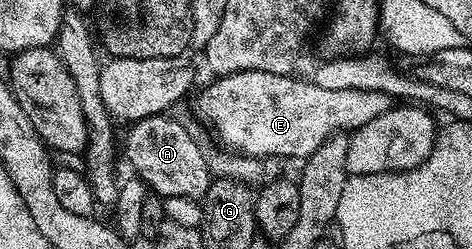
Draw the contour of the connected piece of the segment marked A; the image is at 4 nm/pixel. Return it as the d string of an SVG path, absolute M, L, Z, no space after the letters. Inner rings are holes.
M165 113L139 119L127 128L128 140L123 140L122 151L132 163L140 163L138 178L161 197L190 197L203 200L214 182L210 159L204 156L196 139L171 114Z

